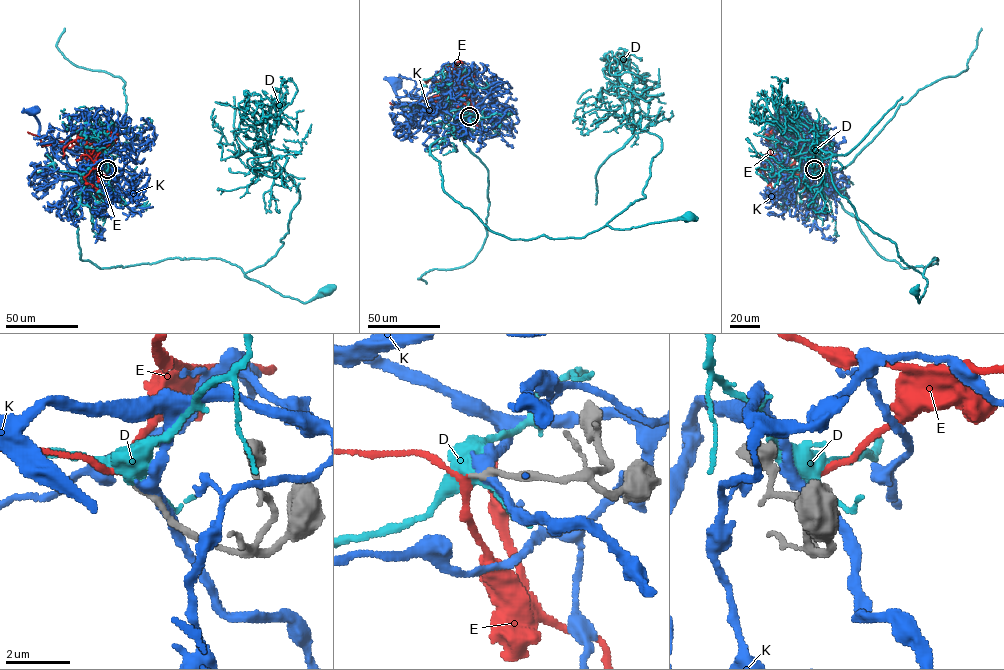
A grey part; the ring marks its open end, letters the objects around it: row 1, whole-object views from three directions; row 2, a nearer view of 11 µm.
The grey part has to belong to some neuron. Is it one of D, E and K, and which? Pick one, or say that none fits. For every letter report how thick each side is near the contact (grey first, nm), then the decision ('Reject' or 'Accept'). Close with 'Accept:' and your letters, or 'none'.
D: Thickness 190 nm (grey) against 460 nm. Reject
E: Thickness 170 nm (grey) against 180 nm. Accept
K: Thickness 200 nm (grey) against 380 nm. Reject
Accept: E

